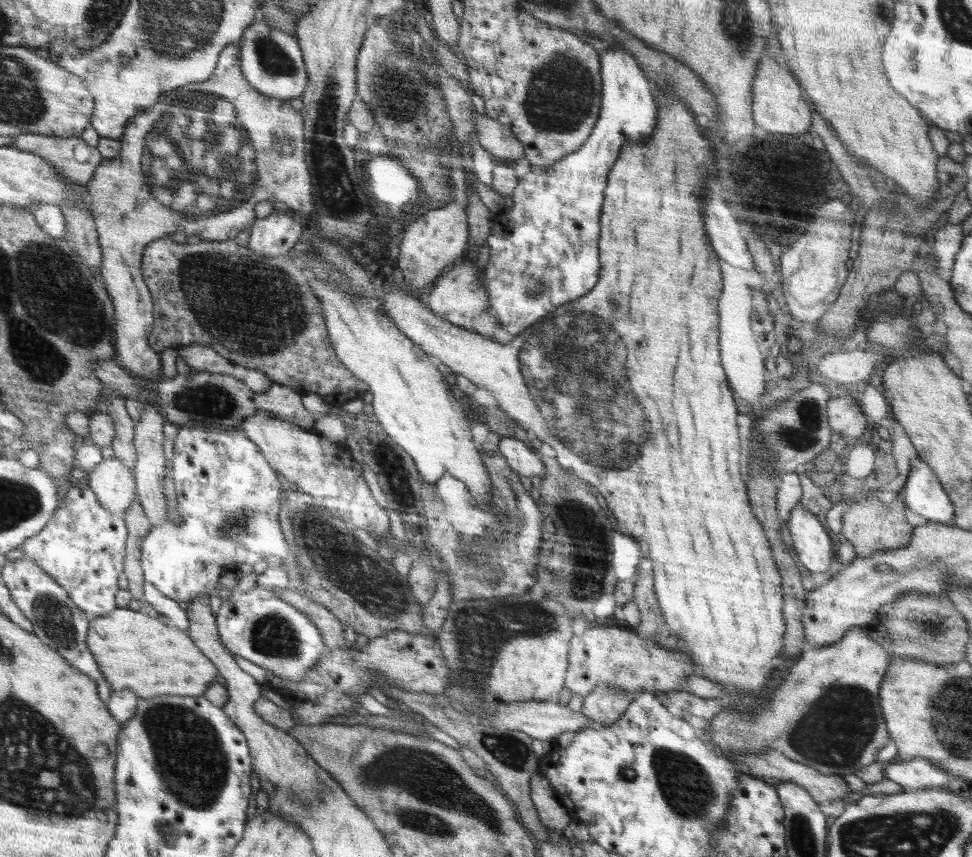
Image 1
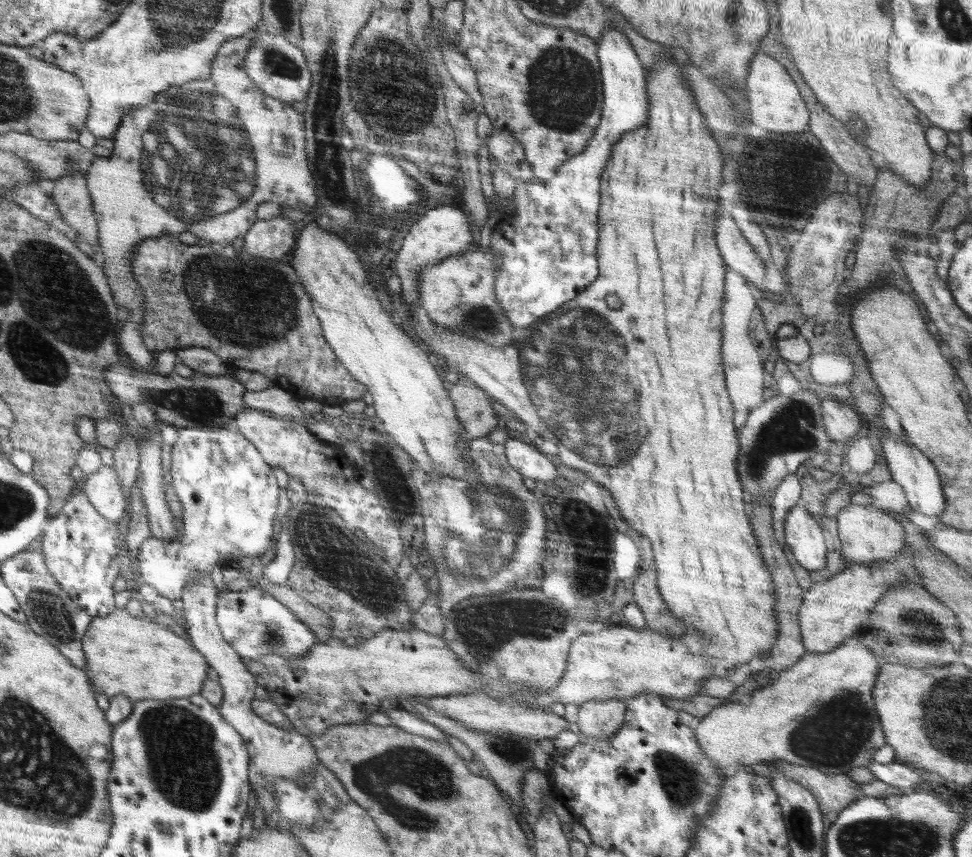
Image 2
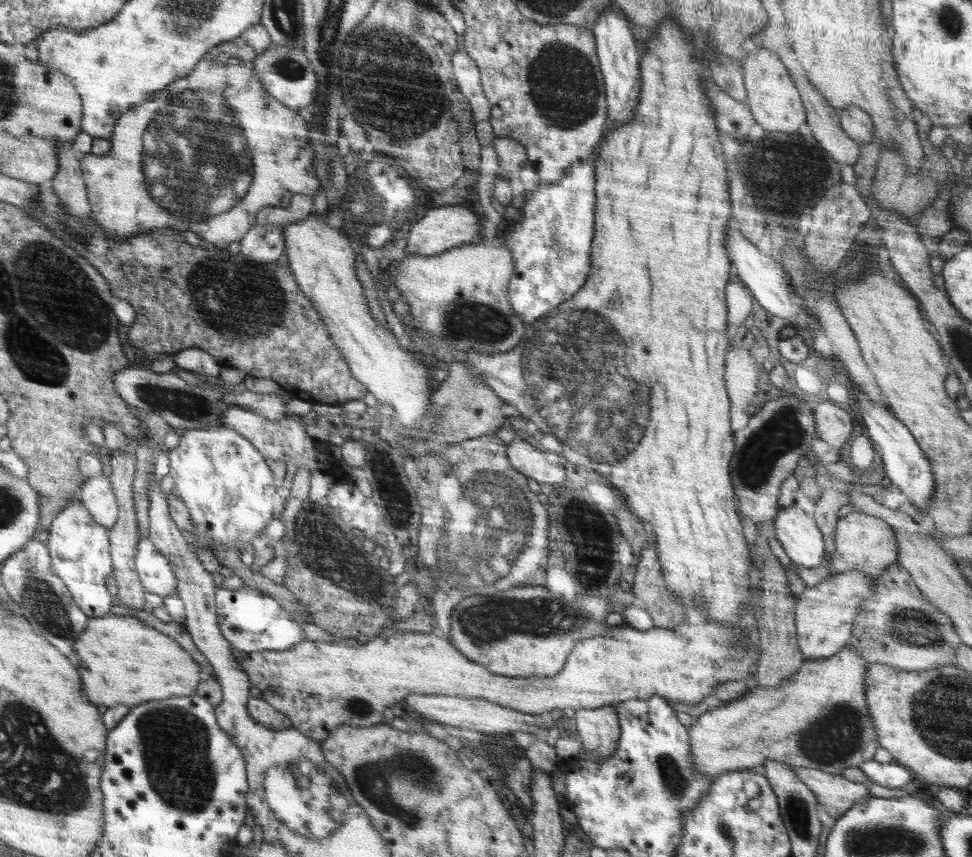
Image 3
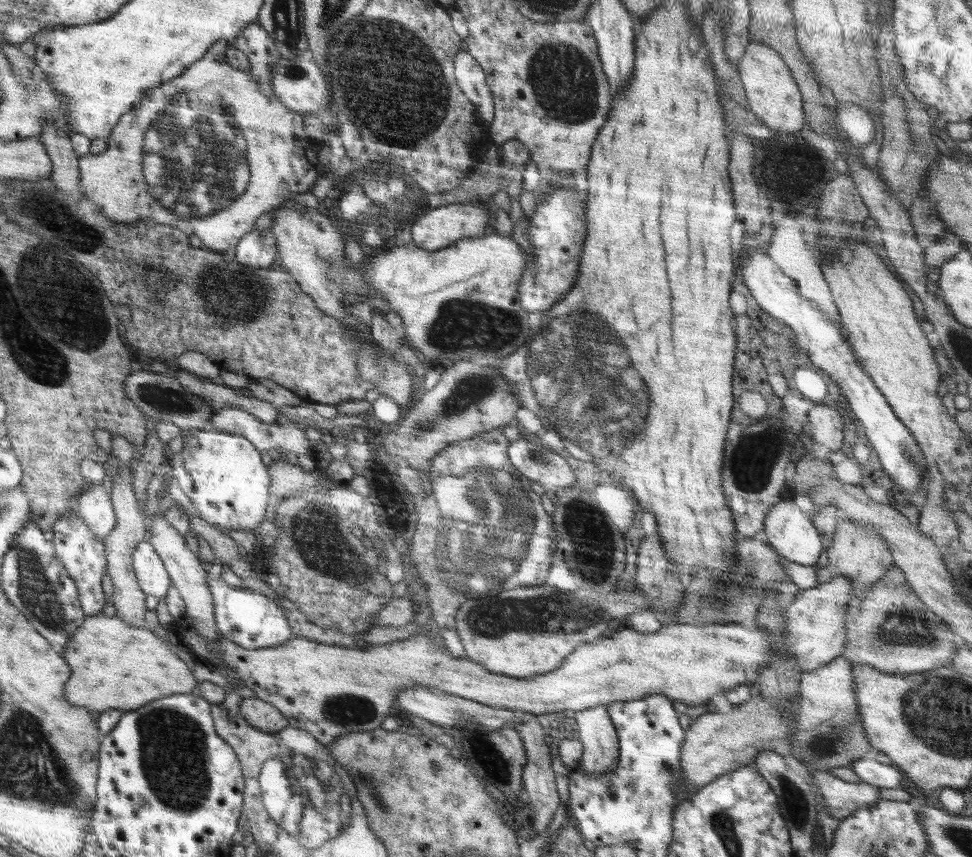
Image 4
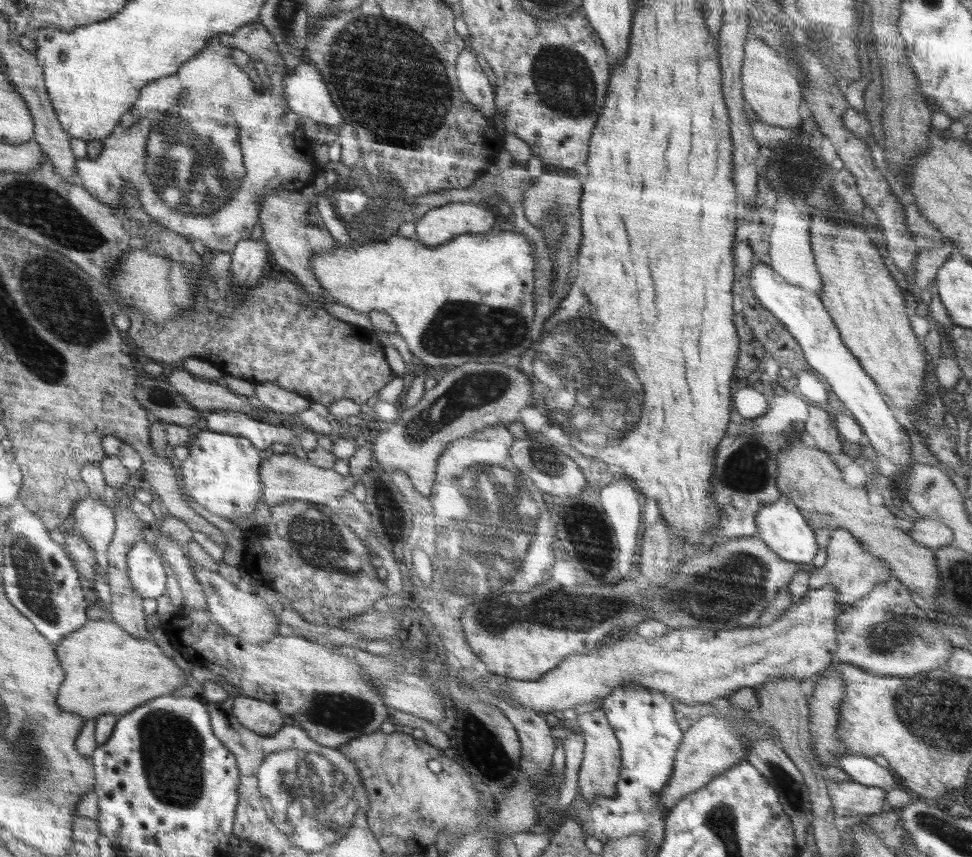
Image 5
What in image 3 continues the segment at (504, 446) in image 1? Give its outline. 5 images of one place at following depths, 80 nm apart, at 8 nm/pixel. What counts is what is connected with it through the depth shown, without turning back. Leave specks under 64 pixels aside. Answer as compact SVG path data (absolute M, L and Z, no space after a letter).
M516 438L507 444L507 457L510 464L524 476L532 478L534 482L550 484L564 482L566 470L558 462L556 452L546 451L543 448L530 446L528 440Z

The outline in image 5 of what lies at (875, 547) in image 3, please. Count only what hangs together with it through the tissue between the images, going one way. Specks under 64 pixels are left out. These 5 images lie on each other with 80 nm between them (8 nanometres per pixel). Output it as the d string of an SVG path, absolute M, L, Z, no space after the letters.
M833 528L829 536L829 543L825 546L827 559L822 567L815 567L810 572L808 590L822 588L824 586L835 586L837 588L837 606L846 611L859 598L866 596L875 585L886 582L891 576L889 564L872 556L867 550L861 547L853 534L845 528Z

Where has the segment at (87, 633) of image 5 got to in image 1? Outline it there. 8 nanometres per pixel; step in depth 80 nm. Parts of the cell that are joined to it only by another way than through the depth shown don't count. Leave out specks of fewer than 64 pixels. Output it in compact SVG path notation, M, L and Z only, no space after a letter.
M118 607L104 617L94 617L86 640L90 652L101 664L104 676L110 678L110 686L114 686L116 692L130 688L140 699L166 694L200 696L214 684L216 668L186 633L177 627L164 626L144 611Z

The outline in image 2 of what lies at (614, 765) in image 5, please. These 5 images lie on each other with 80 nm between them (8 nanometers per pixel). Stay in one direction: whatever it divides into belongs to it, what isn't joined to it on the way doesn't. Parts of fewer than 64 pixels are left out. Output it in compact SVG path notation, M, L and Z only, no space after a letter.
M589 700L579 706L575 729L585 738L609 738L622 725L627 700Z

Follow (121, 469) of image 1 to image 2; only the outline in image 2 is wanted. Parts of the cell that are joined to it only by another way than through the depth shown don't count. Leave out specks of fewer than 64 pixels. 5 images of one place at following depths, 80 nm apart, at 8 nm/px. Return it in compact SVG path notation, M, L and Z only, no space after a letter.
M102 465L96 474L90 475L84 484L83 492L106 520L117 522L124 516L128 502L125 492L121 491L113 465Z

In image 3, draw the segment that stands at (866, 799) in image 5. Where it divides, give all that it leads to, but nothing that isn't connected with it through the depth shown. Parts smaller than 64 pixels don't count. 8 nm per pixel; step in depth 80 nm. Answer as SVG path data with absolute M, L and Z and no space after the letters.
M800 767L794 772L824 805L832 818L840 818L859 800L871 796L870 784L856 783L841 776L814 768Z

